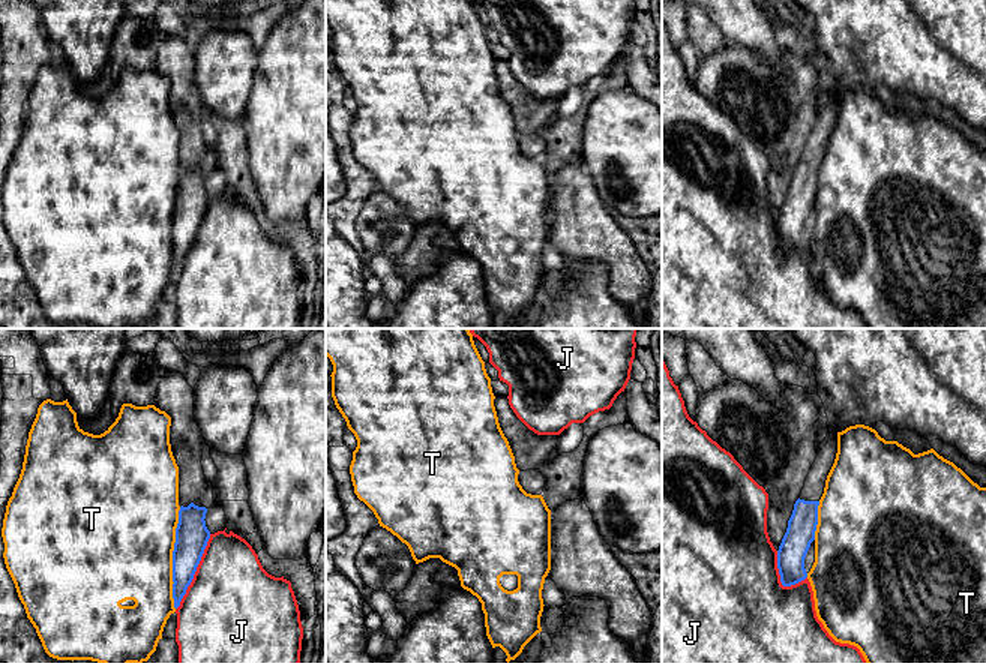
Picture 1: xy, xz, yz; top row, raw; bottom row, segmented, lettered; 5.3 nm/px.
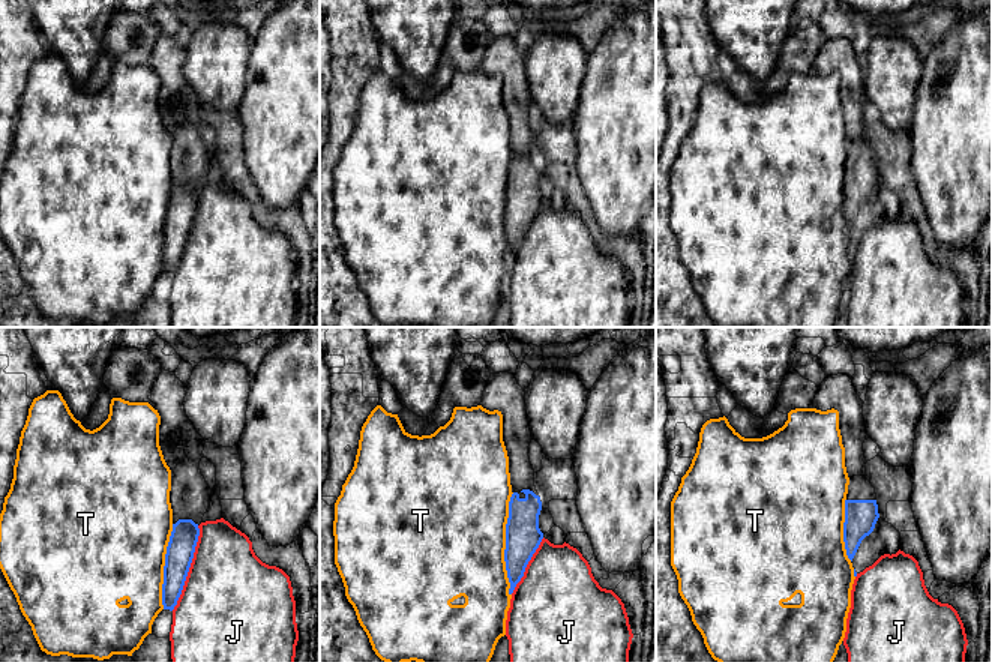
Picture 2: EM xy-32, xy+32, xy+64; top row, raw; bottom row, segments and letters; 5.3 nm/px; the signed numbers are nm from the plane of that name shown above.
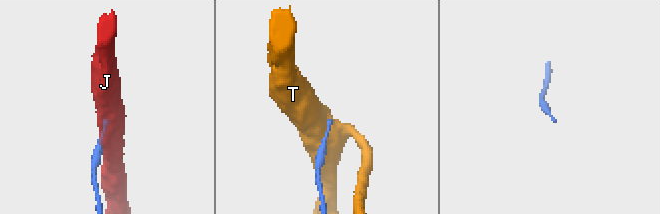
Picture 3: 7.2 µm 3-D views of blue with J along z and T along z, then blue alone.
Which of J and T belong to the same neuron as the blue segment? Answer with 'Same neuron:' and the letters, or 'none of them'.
Same neuron: none of them

